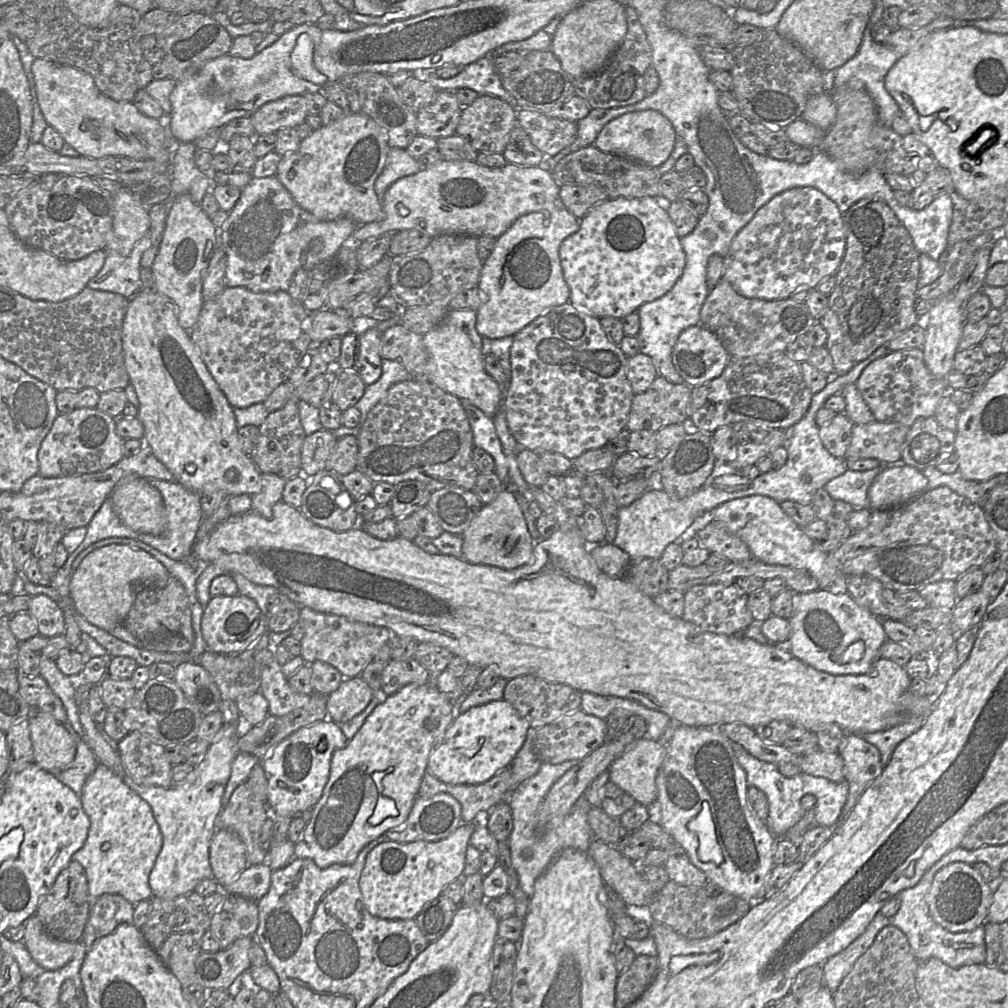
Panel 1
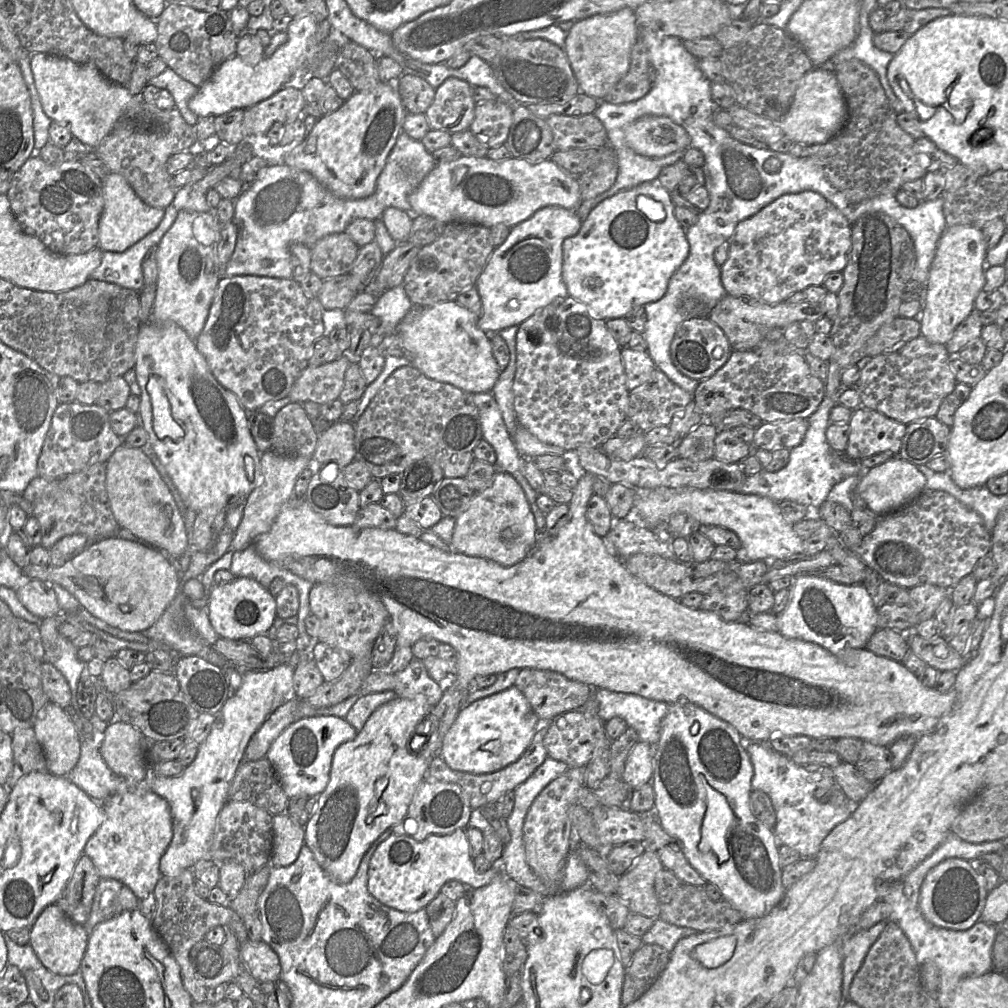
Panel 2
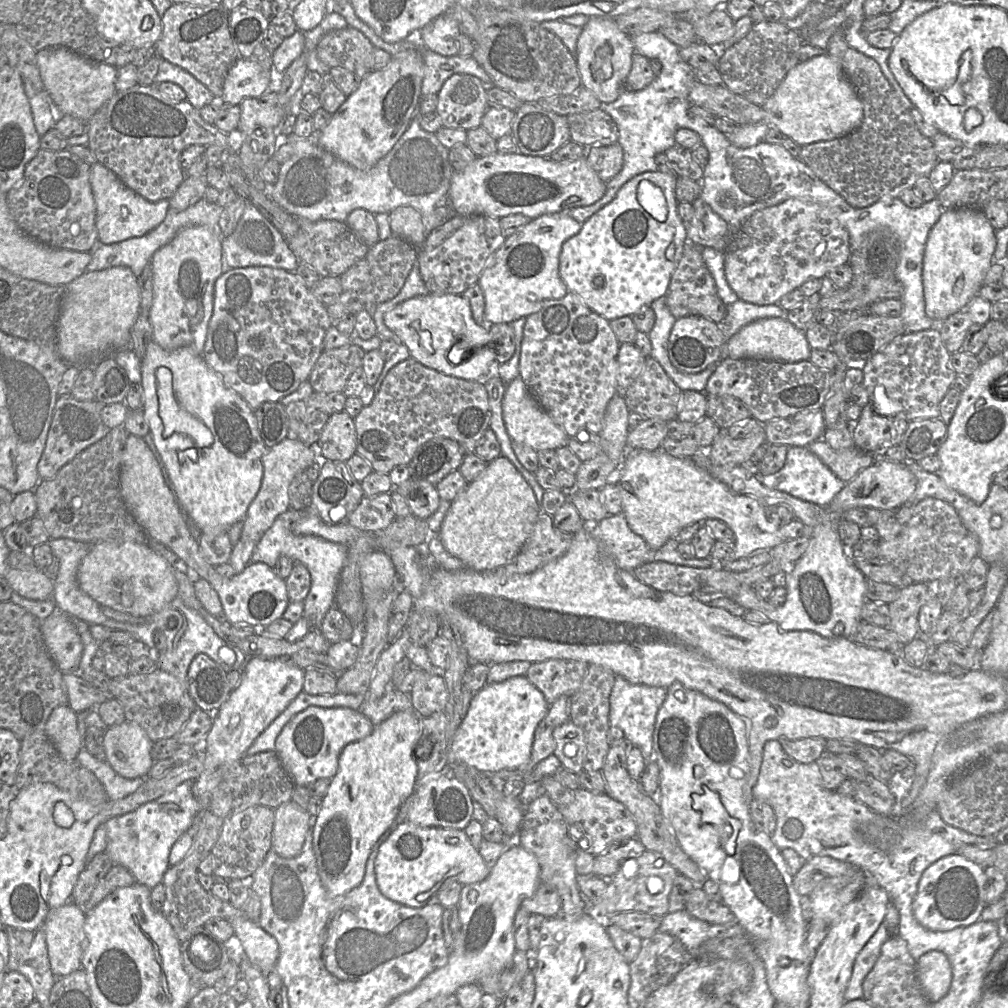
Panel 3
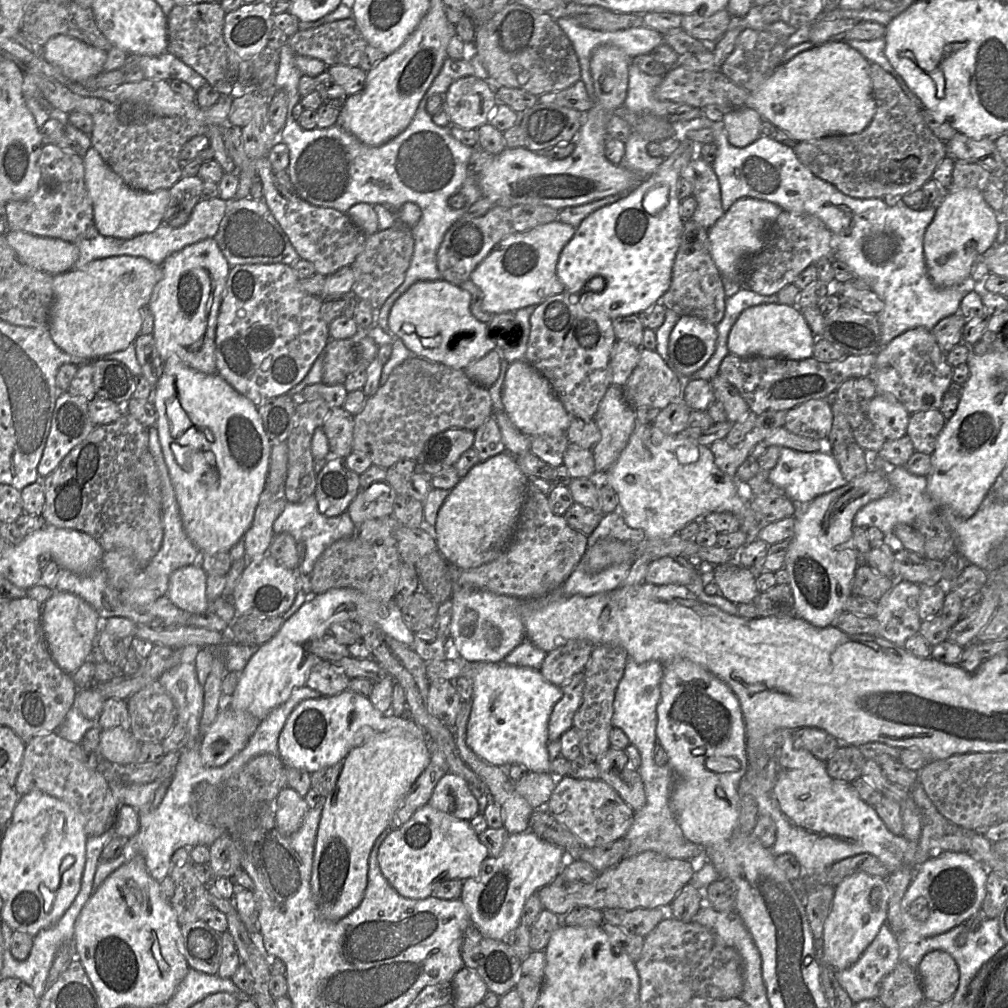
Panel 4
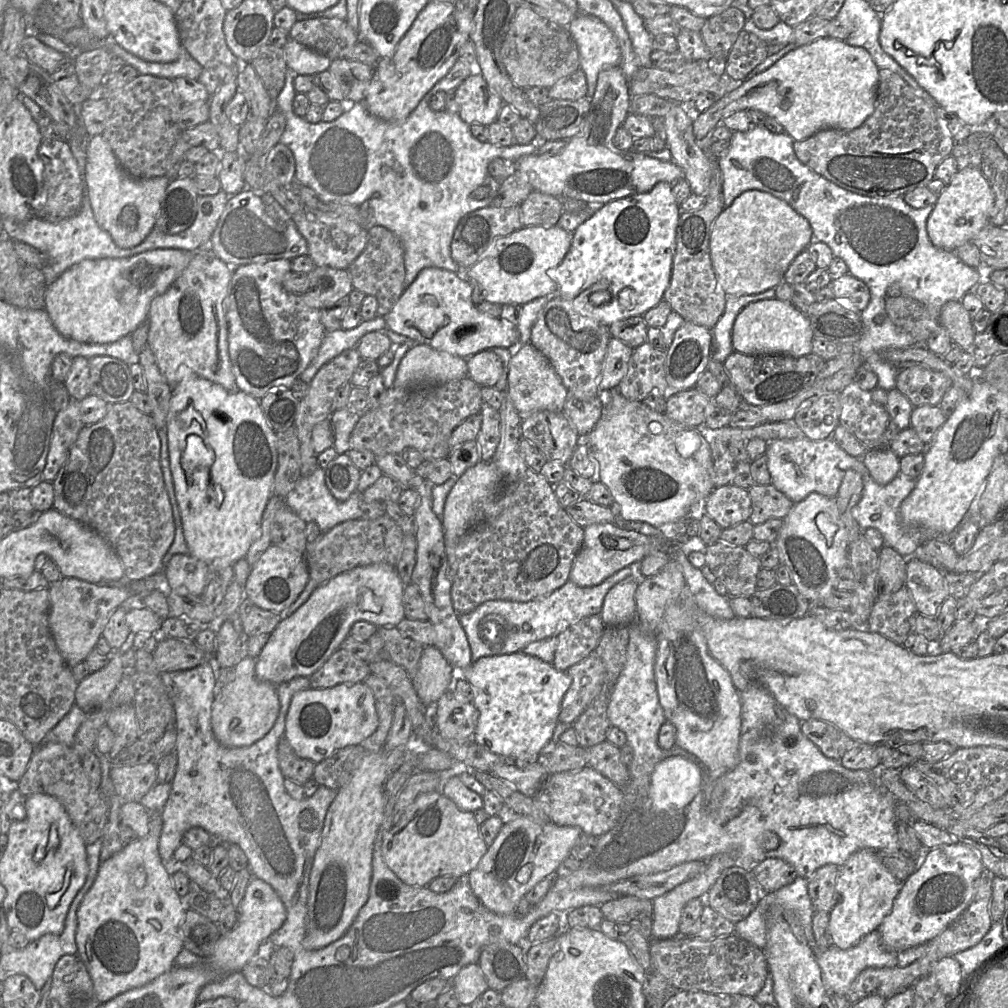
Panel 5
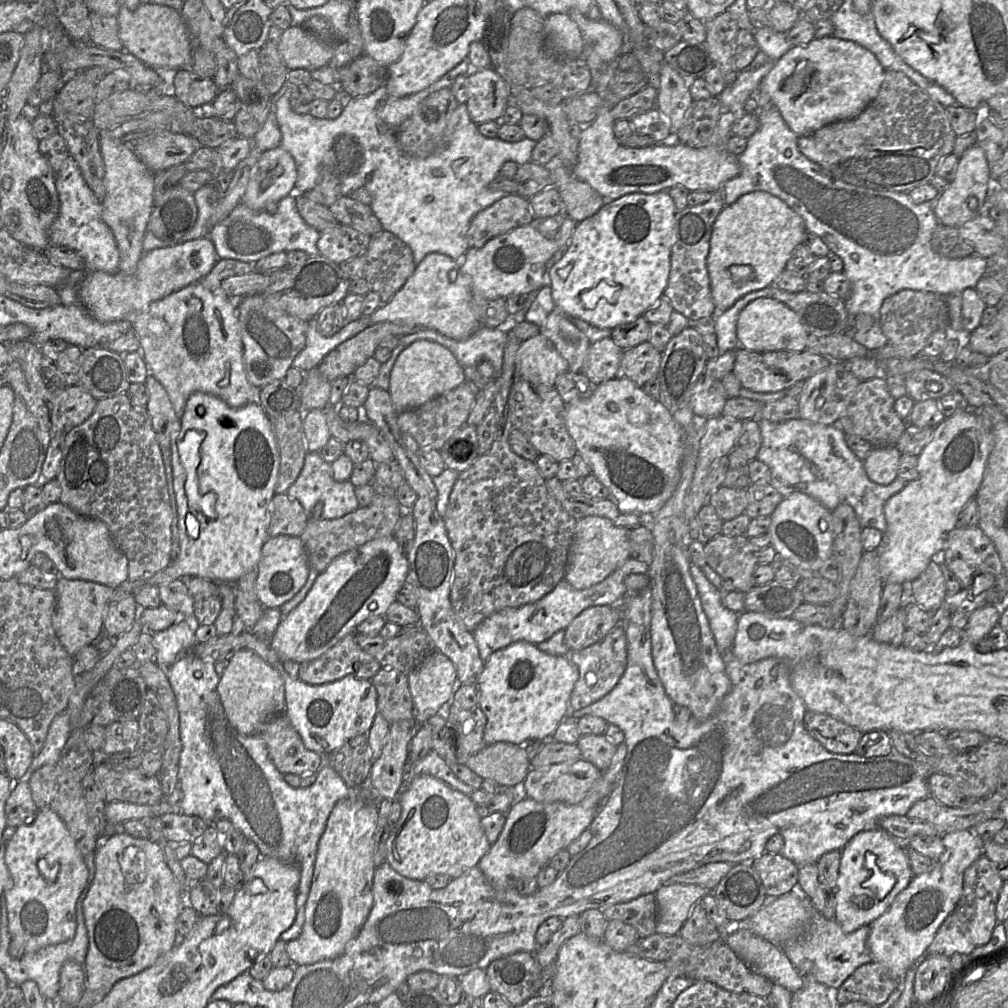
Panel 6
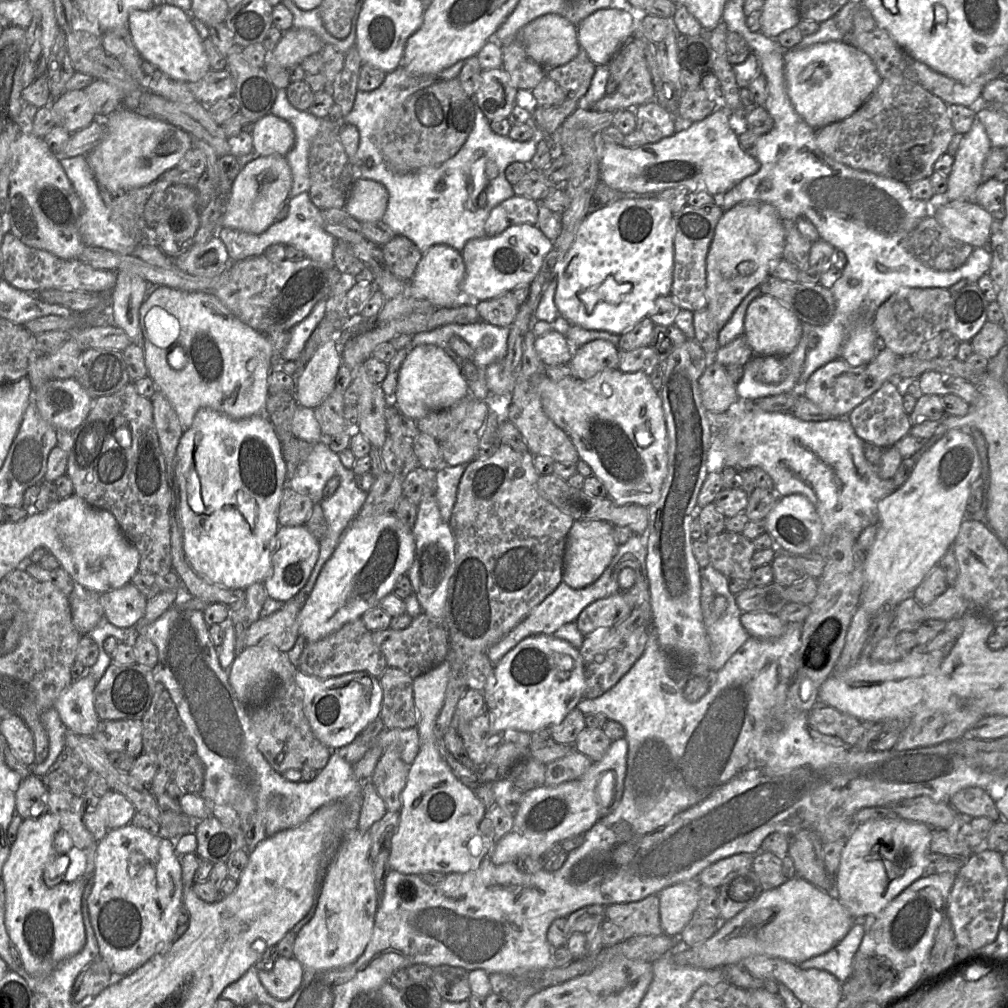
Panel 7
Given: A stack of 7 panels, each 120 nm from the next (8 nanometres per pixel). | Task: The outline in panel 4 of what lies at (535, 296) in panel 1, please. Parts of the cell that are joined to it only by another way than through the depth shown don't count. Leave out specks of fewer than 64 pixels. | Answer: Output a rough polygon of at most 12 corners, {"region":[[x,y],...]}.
{"region":[[557,219],[497,243],[470,275],[482,310],[515,312],[563,293],[574,226]]}

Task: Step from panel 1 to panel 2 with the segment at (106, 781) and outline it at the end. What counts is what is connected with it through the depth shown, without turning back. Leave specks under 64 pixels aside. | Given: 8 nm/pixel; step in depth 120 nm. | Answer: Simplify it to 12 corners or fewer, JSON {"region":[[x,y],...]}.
{"region":[[142,787],[101,801],[83,854],[145,899],[173,836],[168,802]]}

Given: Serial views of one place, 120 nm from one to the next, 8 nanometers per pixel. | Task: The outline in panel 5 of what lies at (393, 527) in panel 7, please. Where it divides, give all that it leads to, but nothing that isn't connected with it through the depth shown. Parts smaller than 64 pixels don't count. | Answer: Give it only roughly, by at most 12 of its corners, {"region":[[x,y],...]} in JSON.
{"region":[[356,567],[281,620],[256,658],[277,686],[310,677],[355,622],[405,618],[396,567]]}

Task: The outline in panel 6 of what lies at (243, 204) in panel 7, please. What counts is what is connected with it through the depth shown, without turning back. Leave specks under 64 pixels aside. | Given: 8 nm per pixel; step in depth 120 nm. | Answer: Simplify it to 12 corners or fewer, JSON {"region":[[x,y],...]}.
{"region":[[281,147],[262,153],[242,203],[264,211],[293,192],[296,163]]}

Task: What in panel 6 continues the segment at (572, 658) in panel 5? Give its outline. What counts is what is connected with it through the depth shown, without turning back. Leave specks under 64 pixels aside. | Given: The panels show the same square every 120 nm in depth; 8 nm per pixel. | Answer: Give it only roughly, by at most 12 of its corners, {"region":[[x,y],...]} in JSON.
{"region":[[617,605],[590,607],[565,629],[572,652],[604,639],[621,621]]}

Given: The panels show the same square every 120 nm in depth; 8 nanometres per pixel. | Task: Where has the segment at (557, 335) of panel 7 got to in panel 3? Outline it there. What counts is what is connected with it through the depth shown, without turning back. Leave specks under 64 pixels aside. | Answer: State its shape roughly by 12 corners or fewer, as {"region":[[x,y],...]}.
{"region":[[520,376],[502,410],[513,442],[535,451],[570,437],[541,408]]}

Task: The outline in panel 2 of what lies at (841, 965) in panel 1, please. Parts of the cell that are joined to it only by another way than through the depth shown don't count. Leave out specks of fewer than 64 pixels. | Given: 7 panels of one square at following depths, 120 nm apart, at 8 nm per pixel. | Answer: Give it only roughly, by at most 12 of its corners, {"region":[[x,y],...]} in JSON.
{"region":[[880,921],[849,935],[842,948],[842,995],[886,926]]}

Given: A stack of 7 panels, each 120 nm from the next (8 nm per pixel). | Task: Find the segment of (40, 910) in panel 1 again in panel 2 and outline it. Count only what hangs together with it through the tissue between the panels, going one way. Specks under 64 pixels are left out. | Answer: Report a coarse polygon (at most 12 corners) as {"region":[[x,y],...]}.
{"region":[[82,854],[55,904],[73,922],[90,915],[100,876]]}

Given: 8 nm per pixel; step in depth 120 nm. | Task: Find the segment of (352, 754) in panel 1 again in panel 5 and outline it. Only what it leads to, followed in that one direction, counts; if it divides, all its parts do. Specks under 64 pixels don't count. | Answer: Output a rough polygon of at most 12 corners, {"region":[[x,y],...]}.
{"region":[[411,736],[369,752],[337,791],[310,872],[305,949],[368,901],[384,786],[448,754]]}

